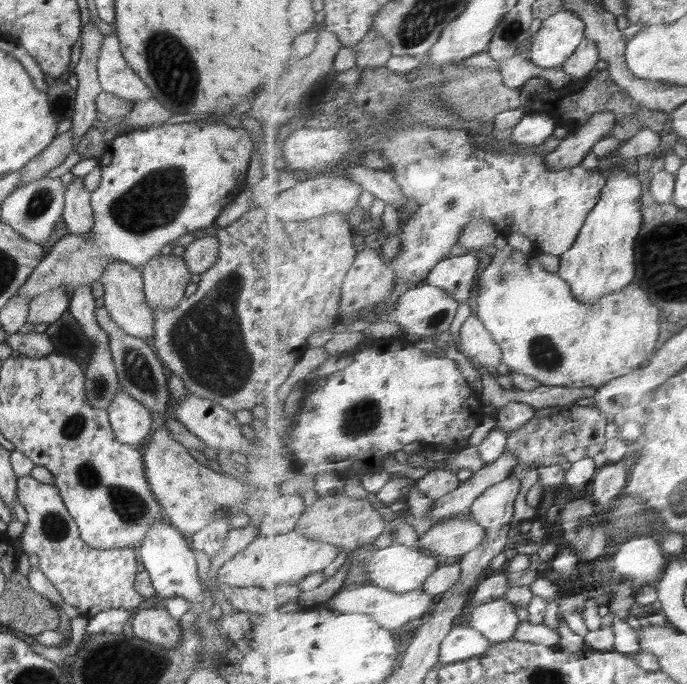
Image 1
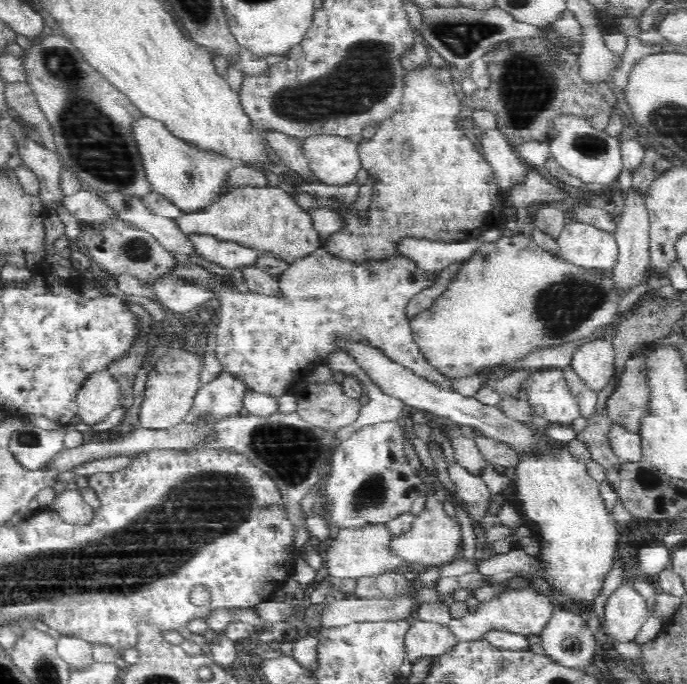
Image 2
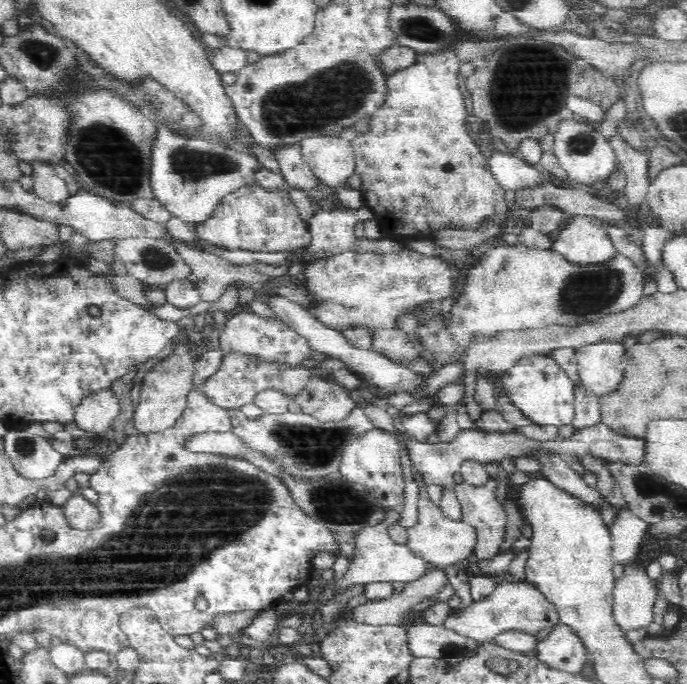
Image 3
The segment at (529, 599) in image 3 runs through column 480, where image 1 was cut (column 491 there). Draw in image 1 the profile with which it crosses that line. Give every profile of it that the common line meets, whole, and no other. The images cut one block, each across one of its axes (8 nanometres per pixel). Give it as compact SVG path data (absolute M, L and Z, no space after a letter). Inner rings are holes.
M506 598L481 604L471 616L471 625L494 643L511 641L523 624L514 605Z

